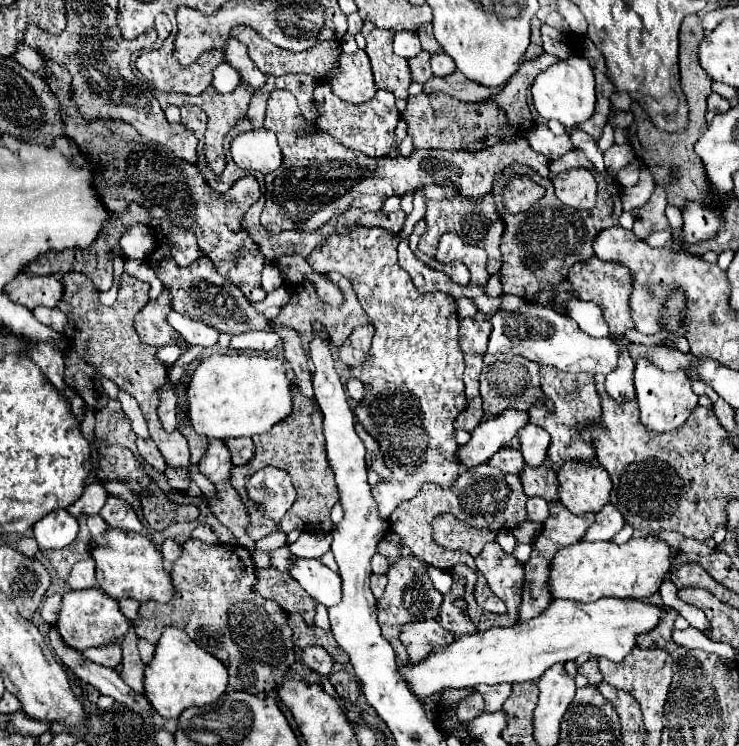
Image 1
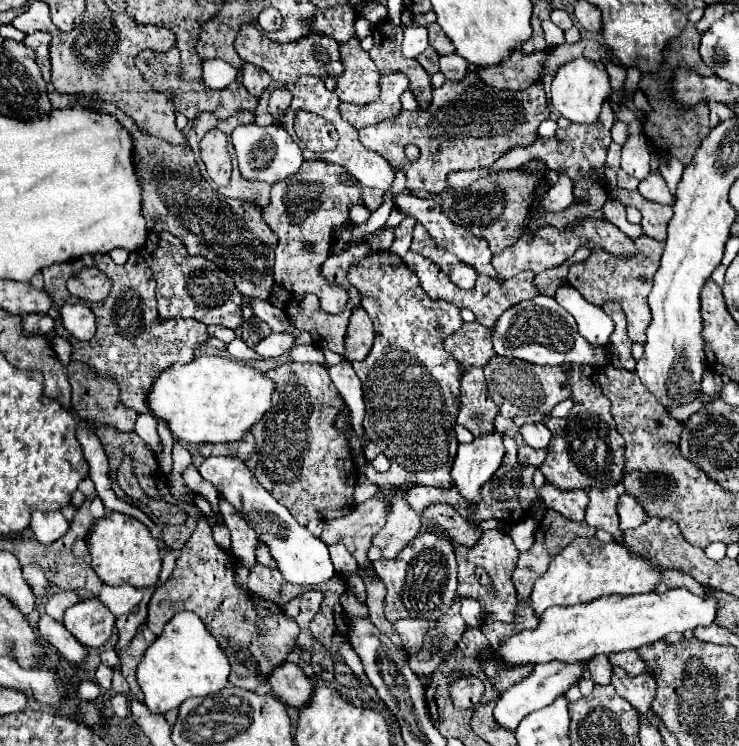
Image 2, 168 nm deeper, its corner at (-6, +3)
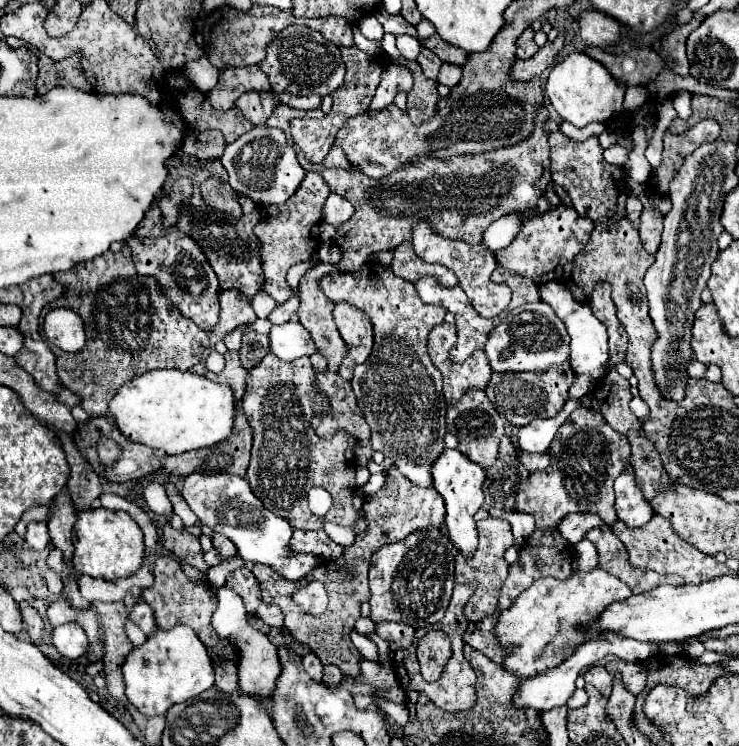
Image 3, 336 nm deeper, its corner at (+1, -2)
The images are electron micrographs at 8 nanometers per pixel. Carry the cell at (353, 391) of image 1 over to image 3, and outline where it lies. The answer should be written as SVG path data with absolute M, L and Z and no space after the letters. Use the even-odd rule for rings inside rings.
M215 350L212 351L207 360L206 360L206 367L209 371L213 373L219 373L224 368L224 357L223 355L219 354ZM222 357L222 358L218 358Z

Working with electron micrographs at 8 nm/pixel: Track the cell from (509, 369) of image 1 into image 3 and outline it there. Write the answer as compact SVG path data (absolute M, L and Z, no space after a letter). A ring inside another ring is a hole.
M567 363L561 367L549 367L545 373L519 373L515 379L495 373L489 381L489 387L485 389L491 403L497 405L497 411L505 421L511 425L523 427L529 425L533 419L549 419L559 413L559 409L569 399L569 387L573 383L573 371Z

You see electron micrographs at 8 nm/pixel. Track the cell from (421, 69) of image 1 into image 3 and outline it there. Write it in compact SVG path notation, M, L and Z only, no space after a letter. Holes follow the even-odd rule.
M427 47L421 49L421 53L419 53L419 57L417 57L417 63L421 65L423 73L425 73L429 79L435 79L437 73L439 73L439 69L441 69L441 65L443 65L443 61L441 61L431 49L427 49Z

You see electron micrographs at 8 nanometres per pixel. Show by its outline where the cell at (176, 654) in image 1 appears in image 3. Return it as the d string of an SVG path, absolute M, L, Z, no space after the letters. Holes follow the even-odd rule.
M177 625L173 629L157 629L147 641L135 647L123 663L125 695L145 717L165 715L175 703L183 703L191 697L213 687L213 661L201 645L199 637L189 625Z

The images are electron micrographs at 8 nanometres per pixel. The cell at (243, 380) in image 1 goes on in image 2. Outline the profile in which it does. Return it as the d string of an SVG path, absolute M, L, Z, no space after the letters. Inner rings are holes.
M204 354L194 358L190 364L170 366L164 374L160 374L160 378L156 378L150 392L150 410L158 420L168 420L168 428L178 440L186 440L192 444L234 442L250 432L252 426L260 422L266 412L270 412L274 390L276 382L272 382L264 370L254 368L252 364L242 364L234 358Z

